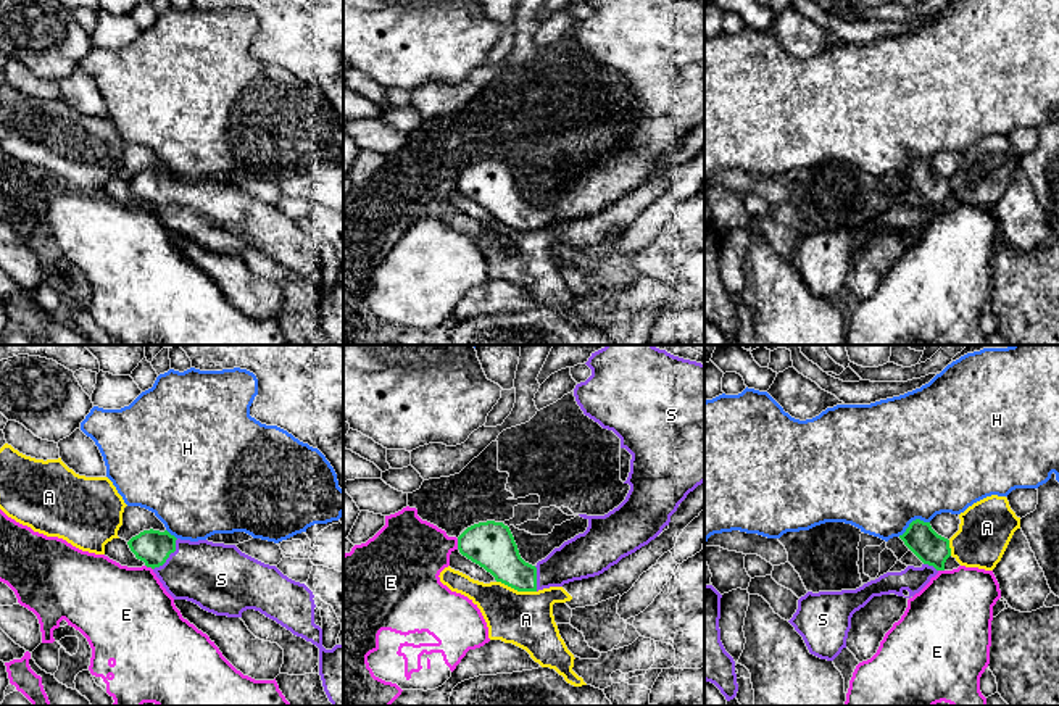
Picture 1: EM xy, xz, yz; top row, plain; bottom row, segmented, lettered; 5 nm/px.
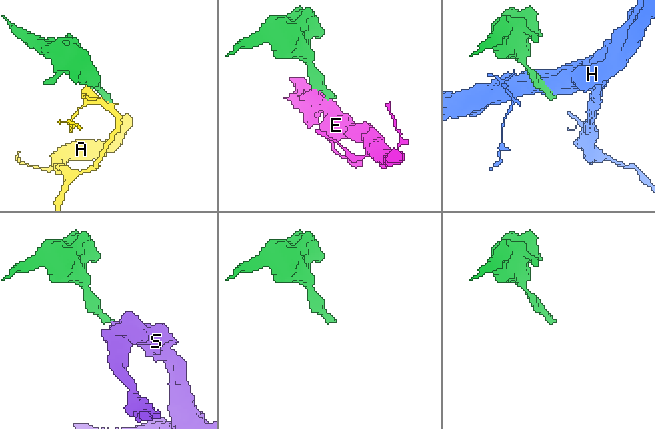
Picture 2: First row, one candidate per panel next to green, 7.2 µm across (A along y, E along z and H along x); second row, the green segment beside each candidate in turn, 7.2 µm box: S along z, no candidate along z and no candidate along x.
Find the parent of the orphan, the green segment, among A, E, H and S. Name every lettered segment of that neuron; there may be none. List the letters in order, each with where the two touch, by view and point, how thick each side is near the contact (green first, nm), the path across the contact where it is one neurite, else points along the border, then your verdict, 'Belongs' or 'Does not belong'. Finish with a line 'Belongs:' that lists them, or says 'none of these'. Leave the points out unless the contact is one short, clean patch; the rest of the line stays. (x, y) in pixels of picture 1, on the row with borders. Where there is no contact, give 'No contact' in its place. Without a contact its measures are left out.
A: Touches green at xz (516, 589). Thickness 220 nm (green) against 280 nm. Does not belong
E: Touches green at xz (458, 544). Thickness 240 nm (green) against 360 nm. Does not belong
H: Touches green at yz (913, 521). Thickness 160 nm (green) against 500 nm. Does not belong
S: Touches green at xy (168, 556). Thickness 170 nm (green) against 320 nm. Path across: xy (152, 547), (168, 556), (189, 571), (213, 576). Belongs
Belongs: S

